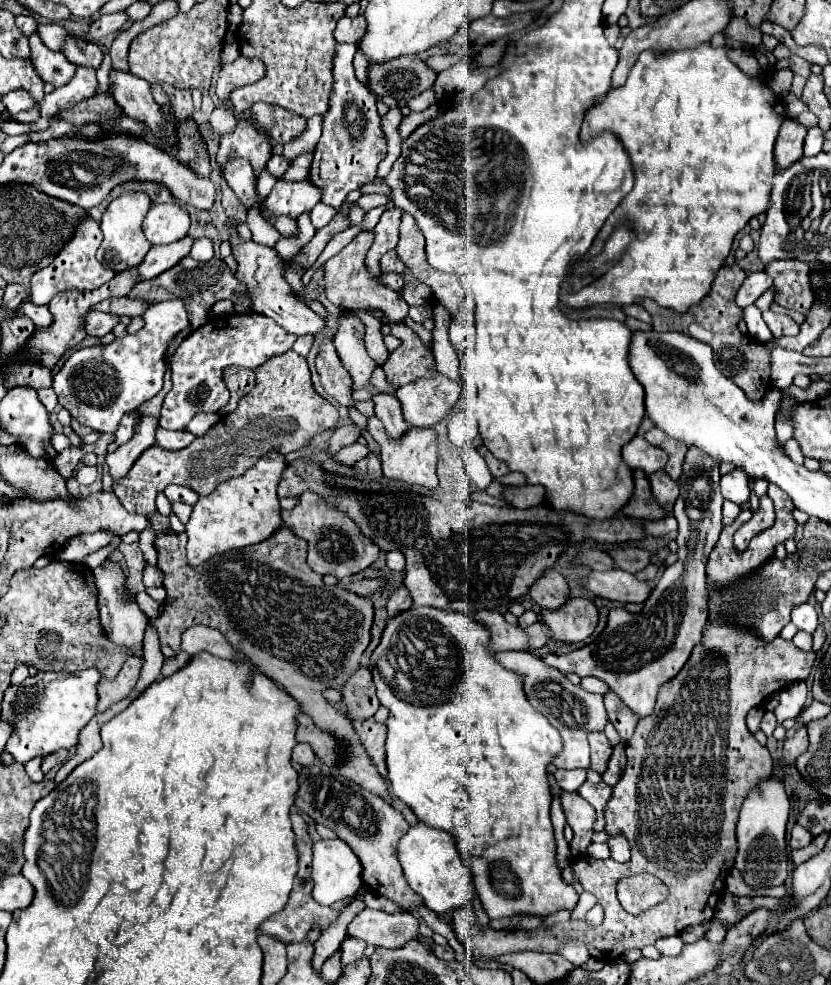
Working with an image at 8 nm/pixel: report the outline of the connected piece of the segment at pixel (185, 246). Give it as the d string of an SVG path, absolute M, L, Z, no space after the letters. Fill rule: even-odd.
M185 236L183 240L177 240L173 244L161 244L161 246L151 246L149 254L145 256L145 260L139 266L139 274L141 280L149 280L159 276L161 272L173 268L181 258L185 258L189 254L193 246L193 238Z

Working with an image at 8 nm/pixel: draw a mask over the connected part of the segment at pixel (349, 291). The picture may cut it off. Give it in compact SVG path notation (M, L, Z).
M373 230L357 234L339 254L325 262L325 294L341 310L383 310L387 324L403 322L407 318L407 304L401 300L401 294L381 284L379 278L369 276L365 268L367 250L373 244Z

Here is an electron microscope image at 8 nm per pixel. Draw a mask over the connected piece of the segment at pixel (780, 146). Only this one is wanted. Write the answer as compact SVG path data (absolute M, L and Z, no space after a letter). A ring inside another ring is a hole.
M785 120L781 126L781 132L775 142L775 164L777 170L789 168L793 162L797 162L803 152L803 140L805 140L807 128L801 124L795 124L793 120Z

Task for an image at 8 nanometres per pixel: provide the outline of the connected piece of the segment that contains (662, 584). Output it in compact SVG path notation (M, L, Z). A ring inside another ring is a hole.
M687 448L683 474L679 480L681 494L673 506L673 516L679 522L679 560L665 568L657 588L649 596L649 610L631 614L625 608L609 612L607 628L601 636L569 654L545 654L543 662L559 668L563 674L575 672L577 676L595 676L609 684L609 688L639 716L645 718L653 712L657 690L667 680L675 678L691 656L693 646L703 636L703 626L709 616L709 590L705 580L705 566L709 552L719 540L723 530L721 506L723 496L719 490L719 464L697 448Z

